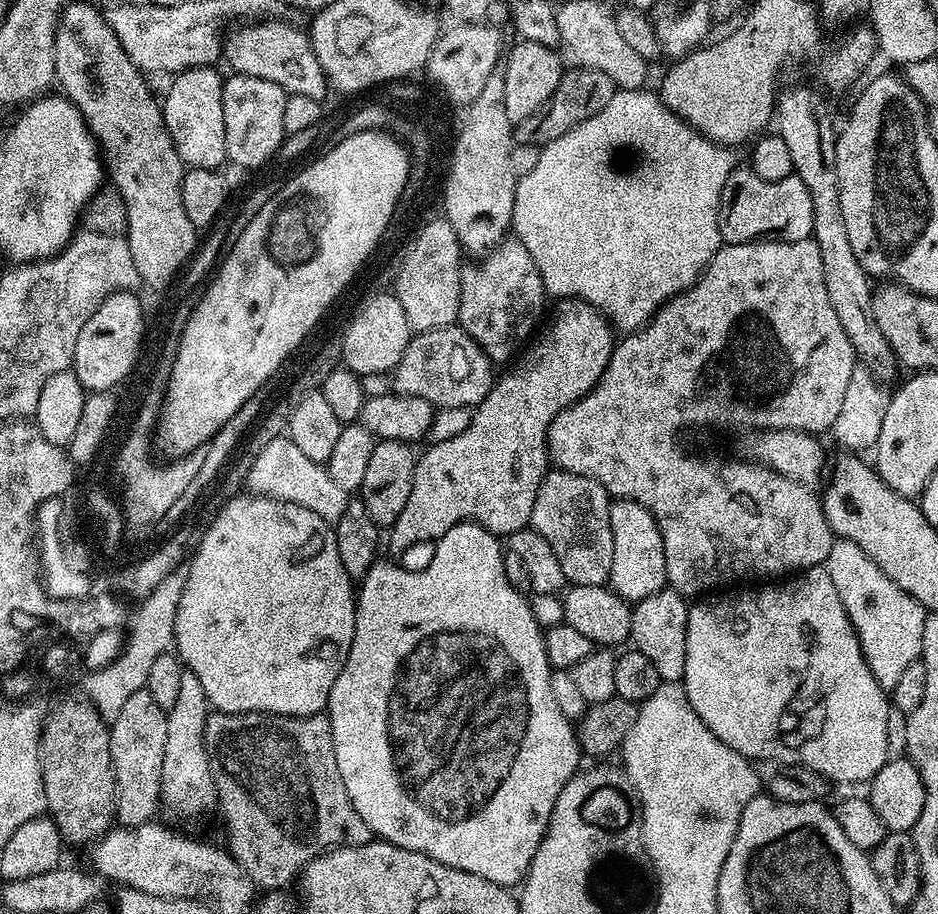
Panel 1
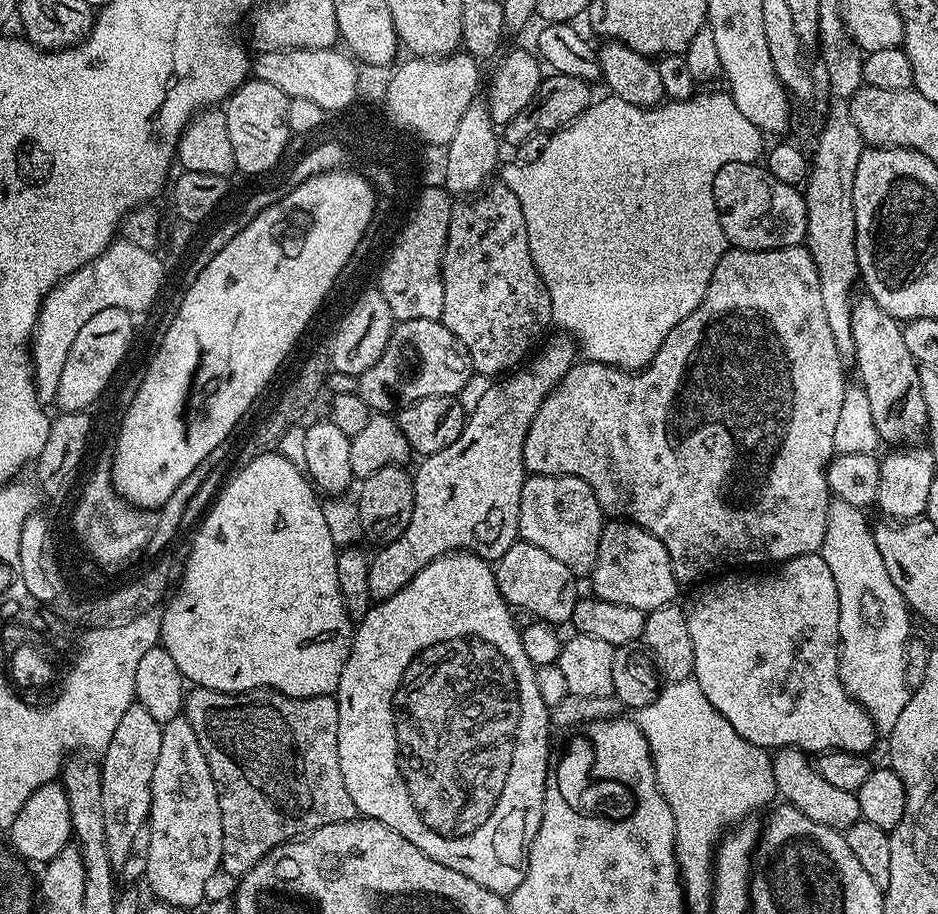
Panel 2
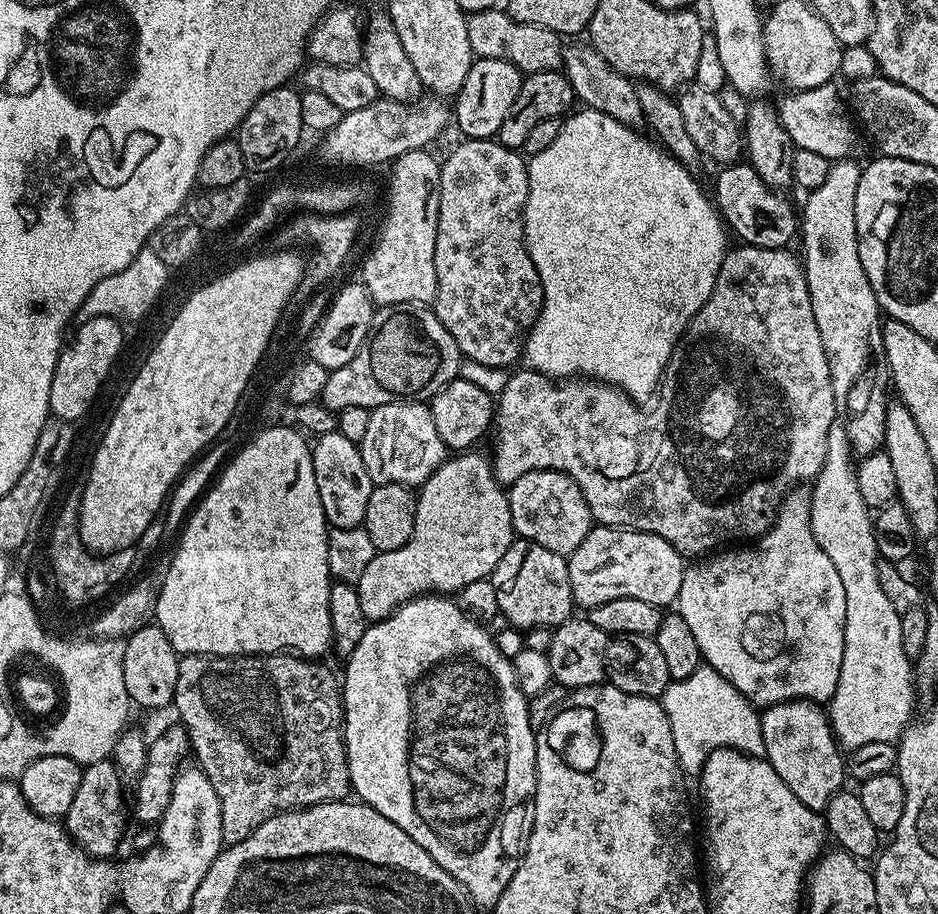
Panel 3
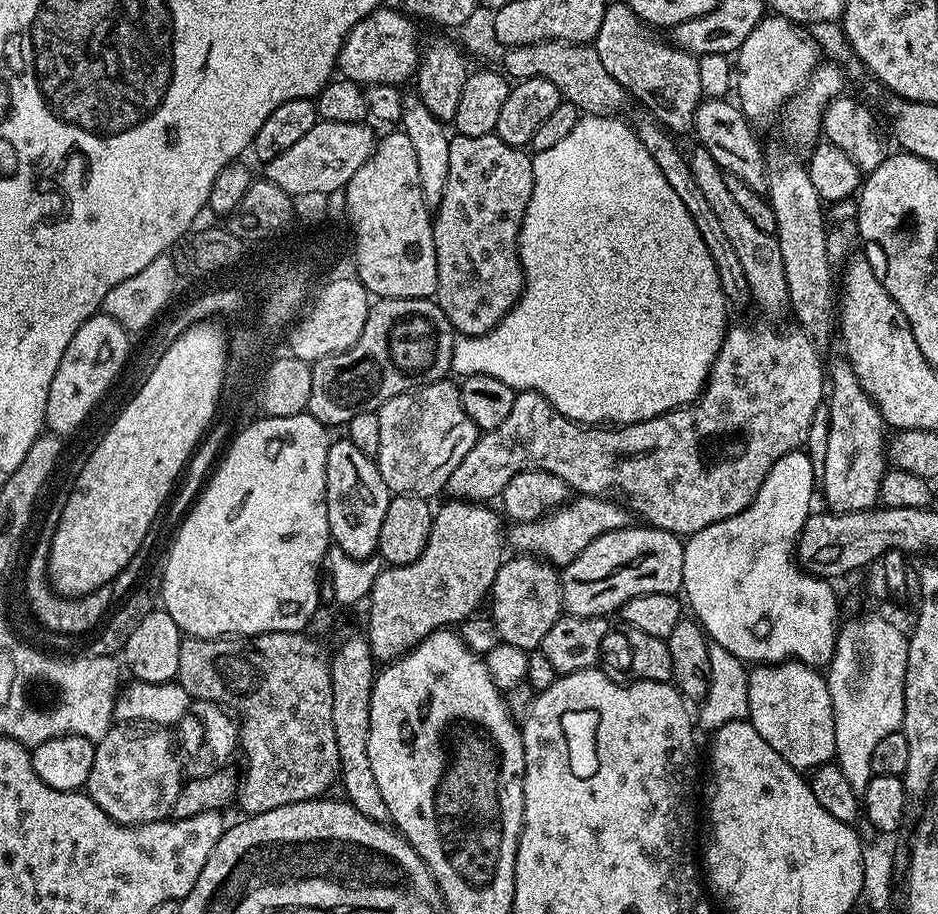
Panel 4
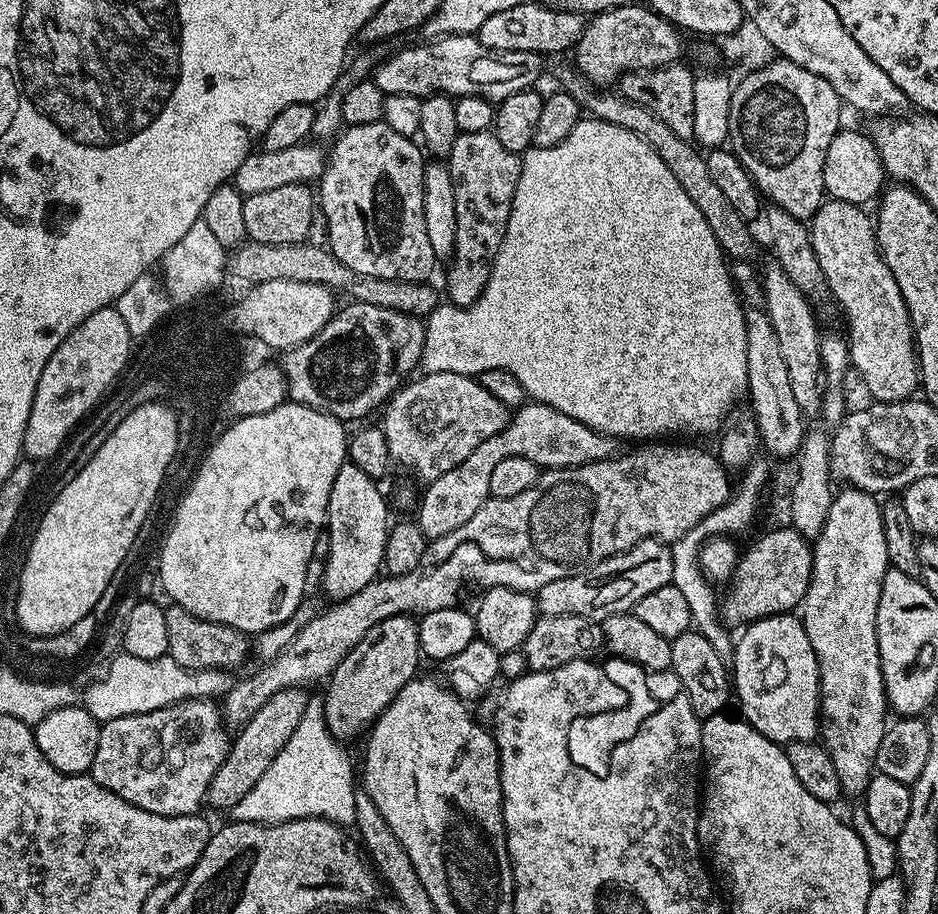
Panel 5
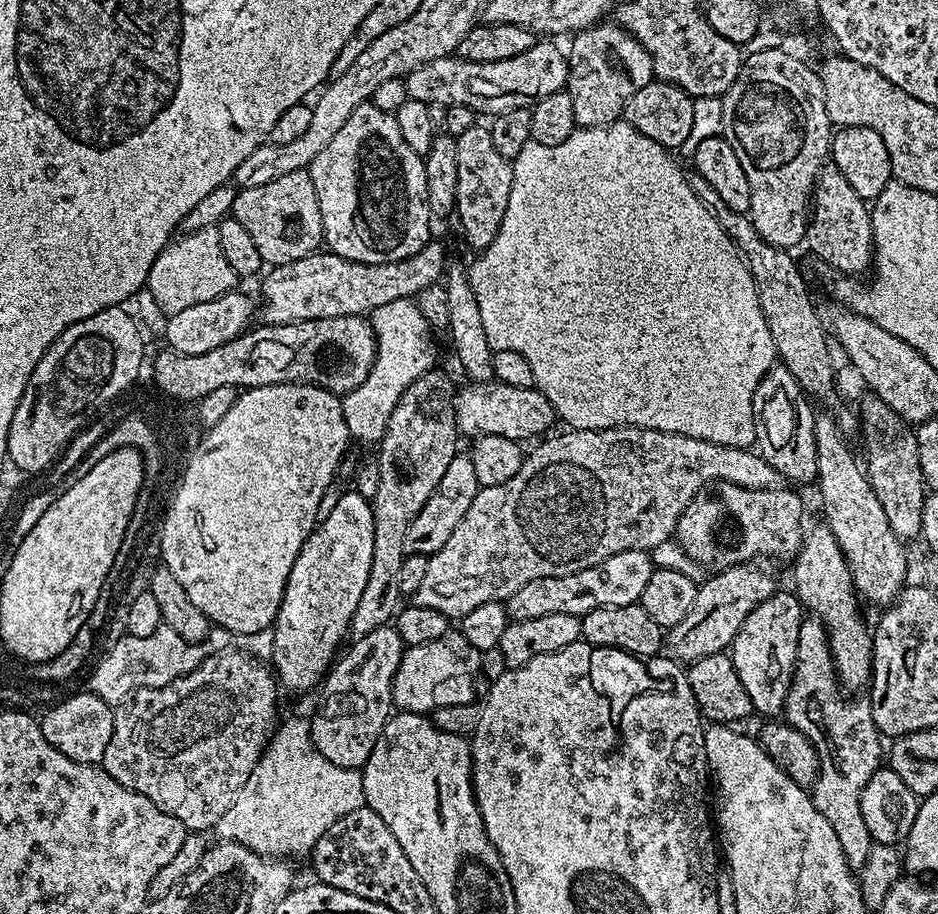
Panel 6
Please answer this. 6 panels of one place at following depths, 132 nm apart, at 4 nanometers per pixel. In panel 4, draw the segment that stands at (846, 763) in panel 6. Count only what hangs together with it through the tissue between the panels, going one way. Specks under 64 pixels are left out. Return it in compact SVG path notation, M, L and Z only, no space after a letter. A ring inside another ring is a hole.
M848 362L831 365L826 462L819 473L822 496L834 512L861 512L877 507L882 478L886 471L886 425L878 406L860 385ZM885 460L885 464L884 464Z

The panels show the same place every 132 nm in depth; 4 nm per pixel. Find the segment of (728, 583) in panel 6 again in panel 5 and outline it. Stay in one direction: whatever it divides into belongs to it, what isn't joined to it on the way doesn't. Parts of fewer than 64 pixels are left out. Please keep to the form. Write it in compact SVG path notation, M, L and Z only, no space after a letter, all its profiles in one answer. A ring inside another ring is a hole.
M791 526L764 532L745 552L743 549L727 585L728 593L718 604L724 624L747 626L764 616L799 609L812 577L812 549L809 537Z

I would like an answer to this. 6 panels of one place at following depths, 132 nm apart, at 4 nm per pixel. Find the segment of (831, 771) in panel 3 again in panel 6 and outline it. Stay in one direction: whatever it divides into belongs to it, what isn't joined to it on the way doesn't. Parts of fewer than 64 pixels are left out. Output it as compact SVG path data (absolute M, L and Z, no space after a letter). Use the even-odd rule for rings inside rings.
M778 590L764 602L758 602L750 614L746 614L746 622L742 622L738 634L732 639L730 655L734 670L738 670L738 678L742 678L746 694L750 694L753 709L761 712L764 718L775 717L784 711L786 694L794 674L798 630L805 618L805 609L795 591Z

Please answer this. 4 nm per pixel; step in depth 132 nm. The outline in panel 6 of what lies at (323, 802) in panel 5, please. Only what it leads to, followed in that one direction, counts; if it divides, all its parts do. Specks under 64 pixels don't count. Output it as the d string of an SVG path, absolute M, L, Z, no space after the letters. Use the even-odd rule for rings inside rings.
M309 717L281 719L260 760L250 770L250 778L238 790L230 810L218 818L215 839L241 844L265 858L292 858L311 853L312 847L350 810L365 807L363 771L334 766L330 758L318 754L312 745Z

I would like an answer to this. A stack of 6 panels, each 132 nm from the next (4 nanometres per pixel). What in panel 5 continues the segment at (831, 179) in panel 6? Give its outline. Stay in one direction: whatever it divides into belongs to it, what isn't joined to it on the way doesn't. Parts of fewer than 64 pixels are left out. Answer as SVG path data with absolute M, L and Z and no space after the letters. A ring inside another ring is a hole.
M825 199L816 215L810 221L812 249L818 258L818 266L822 266L824 284L832 291L834 299L840 303L844 316L848 319L848 358L851 367L864 379L868 392L876 402L898 402L907 400L917 391L920 383L920 366L916 358L916 346L912 323L908 317L908 307L902 298L902 290L898 290L898 282L894 282L894 274L884 261L880 244L876 240L876 225L873 217L868 216L859 204Z

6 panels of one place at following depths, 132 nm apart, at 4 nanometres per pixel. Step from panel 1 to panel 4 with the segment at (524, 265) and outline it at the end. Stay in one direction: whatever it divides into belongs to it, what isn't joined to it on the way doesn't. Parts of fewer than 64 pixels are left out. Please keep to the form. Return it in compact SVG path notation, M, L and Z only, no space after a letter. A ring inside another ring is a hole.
M494 134L490 136L461 136L453 135L450 139L450 174L446 174L446 194L442 194L442 202L435 209L432 221L432 233L434 234L434 250L436 251L436 269L438 270L438 282L436 283L435 301L446 314L453 329L460 336L481 336L494 326L502 322L502 318L520 301L524 292L524 271L520 265L520 227L522 218L526 214L526 206L530 202L530 194L534 190L534 170L532 169L532 156L524 148L515 148L506 142L502 142Z

